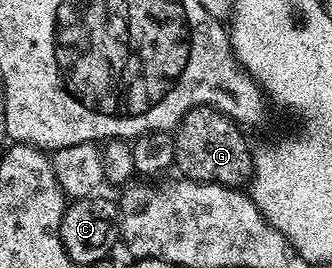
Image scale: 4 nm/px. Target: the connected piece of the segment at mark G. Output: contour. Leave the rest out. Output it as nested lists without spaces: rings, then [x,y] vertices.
[[[211,105],[194,107],[180,120],[174,130],[174,155],[176,156],[174,165],[177,170],[180,168],[179,176],[189,181],[208,181],[212,185],[247,186],[252,180],[254,149],[251,144],[248,146],[244,133],[245,130],[237,125],[231,117],[221,113],[218,109],[213,109]]]

